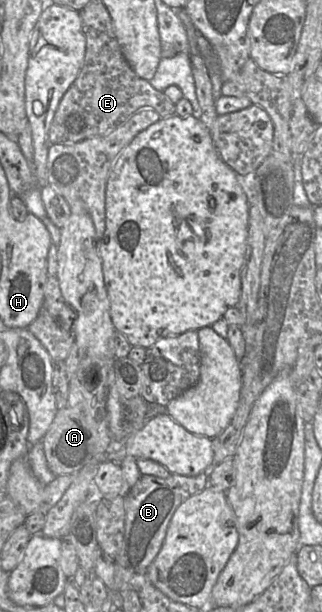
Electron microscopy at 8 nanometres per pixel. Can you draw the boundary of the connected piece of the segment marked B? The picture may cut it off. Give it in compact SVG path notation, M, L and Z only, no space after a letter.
M208 471L197 476L170 474L166 478L142 475L129 489L124 500L124 539L120 554L115 560L115 575L112 589L120 592L135 574L146 573L147 568L158 555L169 522L177 507L190 496L209 486Z

